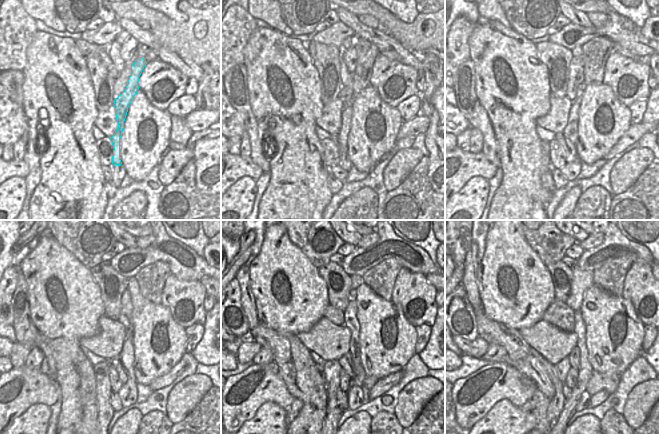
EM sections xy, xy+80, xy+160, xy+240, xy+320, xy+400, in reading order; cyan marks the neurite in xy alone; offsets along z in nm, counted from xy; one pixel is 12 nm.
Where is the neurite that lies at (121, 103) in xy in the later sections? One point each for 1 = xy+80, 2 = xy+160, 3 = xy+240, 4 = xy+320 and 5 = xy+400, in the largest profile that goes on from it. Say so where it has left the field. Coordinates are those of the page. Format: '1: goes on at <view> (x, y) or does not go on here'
1: goes on at xy+80 (367, 52)
2: goes on at xy+160 (596, 51)
3: goes on at xy+240 (151, 279)
4: goes on at xy+320 (381, 279)
5: goes on at xy+400 (610, 277)

